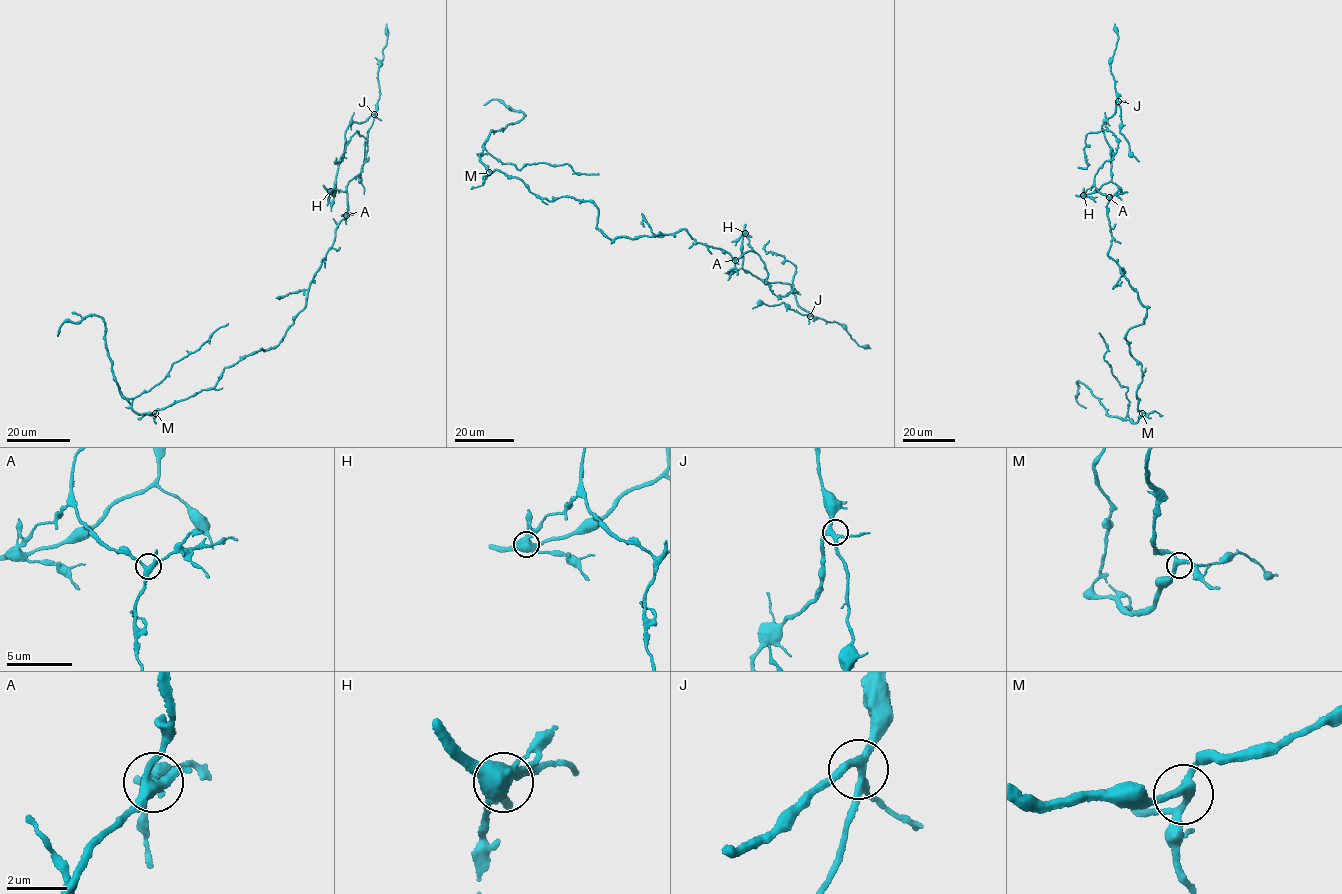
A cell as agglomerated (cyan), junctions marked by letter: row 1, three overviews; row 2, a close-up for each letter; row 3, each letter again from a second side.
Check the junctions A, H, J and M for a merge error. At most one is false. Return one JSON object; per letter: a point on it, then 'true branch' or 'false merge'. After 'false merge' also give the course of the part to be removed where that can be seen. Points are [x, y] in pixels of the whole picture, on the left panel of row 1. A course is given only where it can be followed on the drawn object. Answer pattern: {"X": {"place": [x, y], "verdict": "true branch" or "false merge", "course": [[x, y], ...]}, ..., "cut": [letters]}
{"A": {"place": [346, 215], "verdict": "true branch"}, "H": {"place": [330, 191], "verdict": "false merge", "course": [[330, 191], [336, 191], [348, 126], [376, 110], [387, 24]]}, "J": {"place": [374, 114], "verdict": "true branch"}, "M": {"place": [155, 413], "verdict": "true branch"}, "cut": ["H"]}

